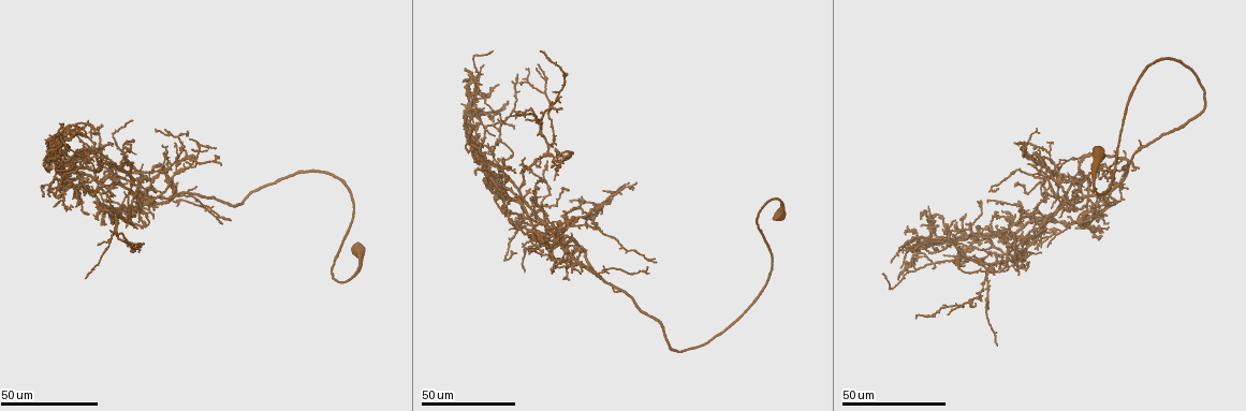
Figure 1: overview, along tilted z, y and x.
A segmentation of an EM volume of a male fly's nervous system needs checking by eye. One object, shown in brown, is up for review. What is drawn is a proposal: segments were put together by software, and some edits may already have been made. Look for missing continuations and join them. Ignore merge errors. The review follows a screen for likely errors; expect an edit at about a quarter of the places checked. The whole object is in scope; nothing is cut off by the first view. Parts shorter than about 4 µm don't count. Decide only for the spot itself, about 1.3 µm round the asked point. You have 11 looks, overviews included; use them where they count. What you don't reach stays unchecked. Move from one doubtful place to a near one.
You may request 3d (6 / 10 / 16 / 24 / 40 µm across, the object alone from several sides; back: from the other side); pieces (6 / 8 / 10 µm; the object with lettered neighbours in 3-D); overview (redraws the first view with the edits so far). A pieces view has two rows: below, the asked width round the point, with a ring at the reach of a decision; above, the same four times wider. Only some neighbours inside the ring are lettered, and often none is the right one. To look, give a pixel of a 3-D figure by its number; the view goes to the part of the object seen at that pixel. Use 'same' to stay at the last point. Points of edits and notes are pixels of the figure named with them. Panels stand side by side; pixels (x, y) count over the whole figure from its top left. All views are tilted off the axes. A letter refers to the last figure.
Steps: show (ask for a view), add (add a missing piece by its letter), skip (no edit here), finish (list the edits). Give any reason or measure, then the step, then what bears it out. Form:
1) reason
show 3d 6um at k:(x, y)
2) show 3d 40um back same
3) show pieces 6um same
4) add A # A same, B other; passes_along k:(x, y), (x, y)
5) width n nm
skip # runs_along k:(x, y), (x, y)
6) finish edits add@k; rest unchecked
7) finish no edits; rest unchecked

an open end
show 3d 24um at 1:(977, 225)

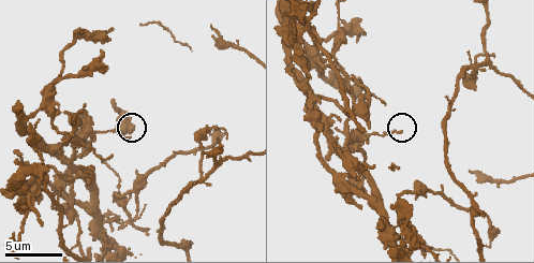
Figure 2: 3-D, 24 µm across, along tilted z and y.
show pieces 6um at 2:(399, 132)

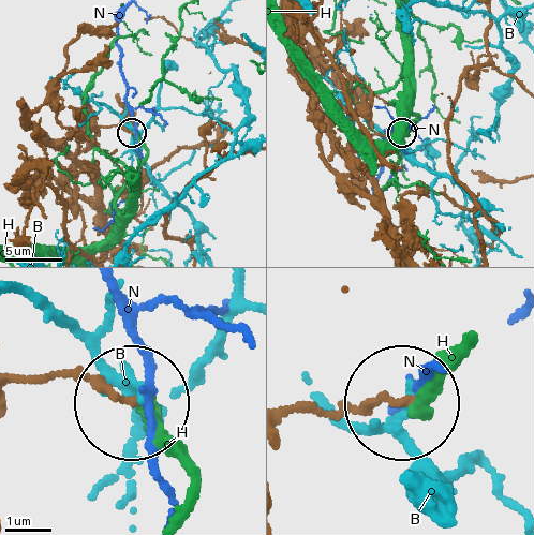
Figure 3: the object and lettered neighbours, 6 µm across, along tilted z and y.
width 150 nm
skip # B other, H other, N other; runs_along 3:(14, 384), (84, 382), (125, 405); no lettered piece goes on from it

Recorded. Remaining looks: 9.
tapers out
show 3d 40um at 1:(76, 161)

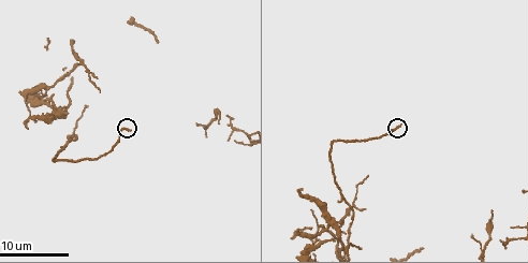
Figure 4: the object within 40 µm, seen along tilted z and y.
show pieces 6um at 4:(129, 129)

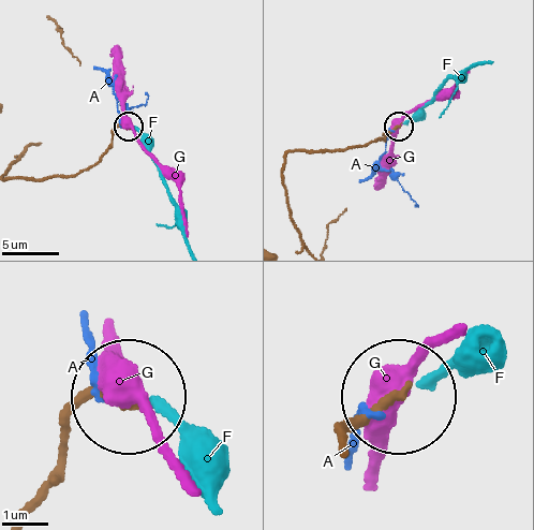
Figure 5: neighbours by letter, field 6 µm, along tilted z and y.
skip # A other, F other, G other; runs_along 5:(23, 510), (75, 411), (120, 396); no lettered piece goes on from it

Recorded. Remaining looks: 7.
an open end
show 3d 40um at 1:(59, 125)

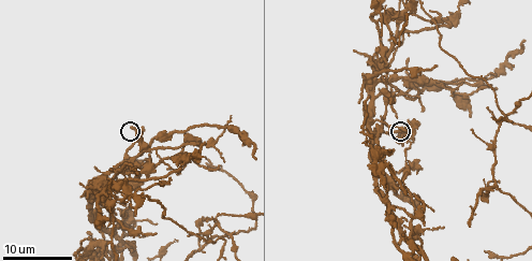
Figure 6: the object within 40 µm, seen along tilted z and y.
what lies round it
show pieces 10um at 6:(131, 126)

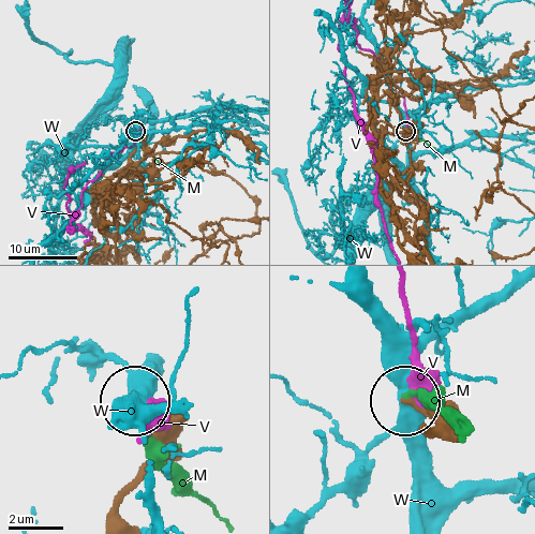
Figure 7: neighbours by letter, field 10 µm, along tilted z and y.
skip # M other, V other, W other; none of them fits

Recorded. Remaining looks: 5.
long arm stops here
show 3d 24um at 1:(93, 131)

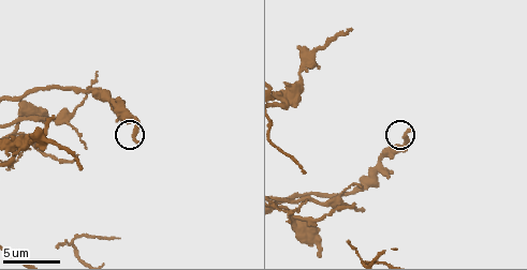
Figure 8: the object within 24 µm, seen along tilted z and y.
show pieces 6um at 8:(137, 141)

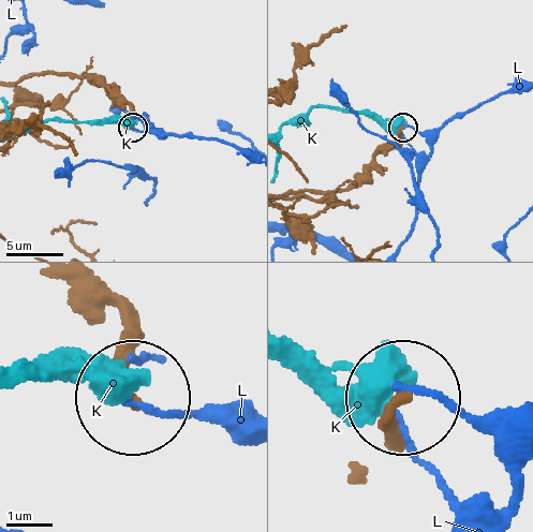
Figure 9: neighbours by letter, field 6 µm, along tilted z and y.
width 200 nm
skip # K other, L other; none of them fits

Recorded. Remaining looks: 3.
branch stops here
show 3d 40um at 1:(94, 200)

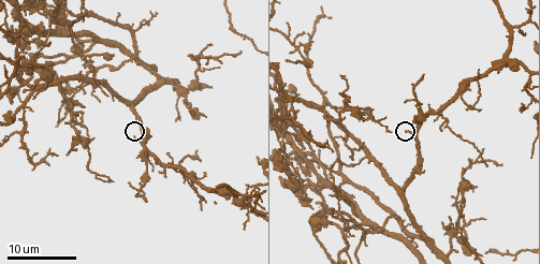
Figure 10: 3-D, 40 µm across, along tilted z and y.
show 3d 10um at 10:(405, 130)

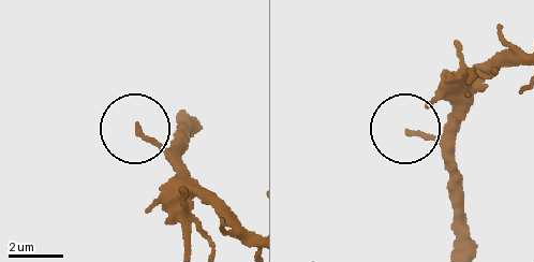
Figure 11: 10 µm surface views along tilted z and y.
see the neighbours
show pieces 10um at 11:(139, 126)

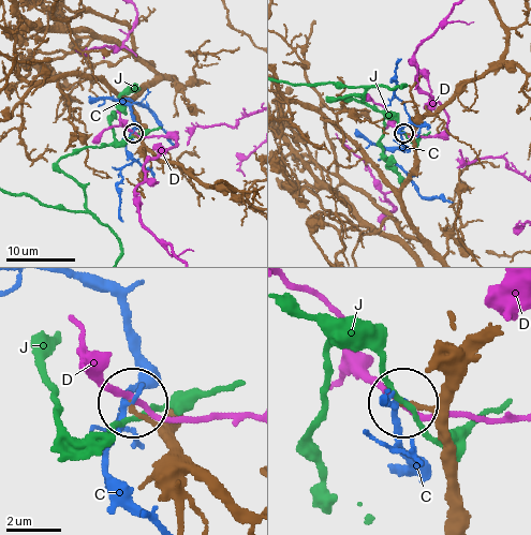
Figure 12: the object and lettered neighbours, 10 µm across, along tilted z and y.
width 160 nm
skip # C other, D other, J other; none of them fits

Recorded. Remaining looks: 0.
finish no edits; rest unchecked

